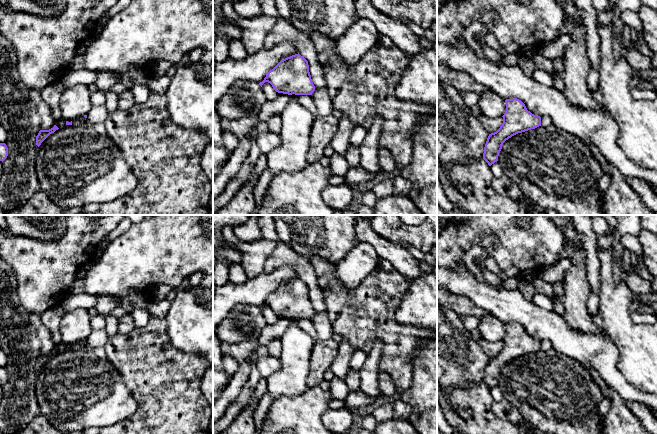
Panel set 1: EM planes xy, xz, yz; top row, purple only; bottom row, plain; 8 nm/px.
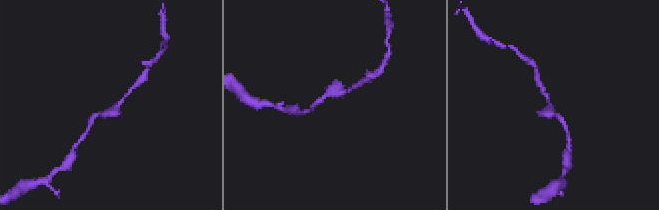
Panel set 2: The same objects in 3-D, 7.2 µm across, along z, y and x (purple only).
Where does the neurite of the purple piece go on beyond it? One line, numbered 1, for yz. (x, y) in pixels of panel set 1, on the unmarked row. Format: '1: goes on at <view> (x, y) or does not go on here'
1: does not go on here

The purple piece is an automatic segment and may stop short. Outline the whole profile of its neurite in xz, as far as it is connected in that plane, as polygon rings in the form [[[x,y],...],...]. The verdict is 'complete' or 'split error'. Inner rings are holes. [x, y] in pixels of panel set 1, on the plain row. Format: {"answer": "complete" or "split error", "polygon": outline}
{"answer": "complete", "polygon": [[[299,277],[281,284],[259,309],[268,306],[278,317],[312,319],[315,310],[309,296],[308,285]]]}

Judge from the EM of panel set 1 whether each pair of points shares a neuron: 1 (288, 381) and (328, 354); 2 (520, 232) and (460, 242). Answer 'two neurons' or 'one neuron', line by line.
1: two neurons
2: one neuron

